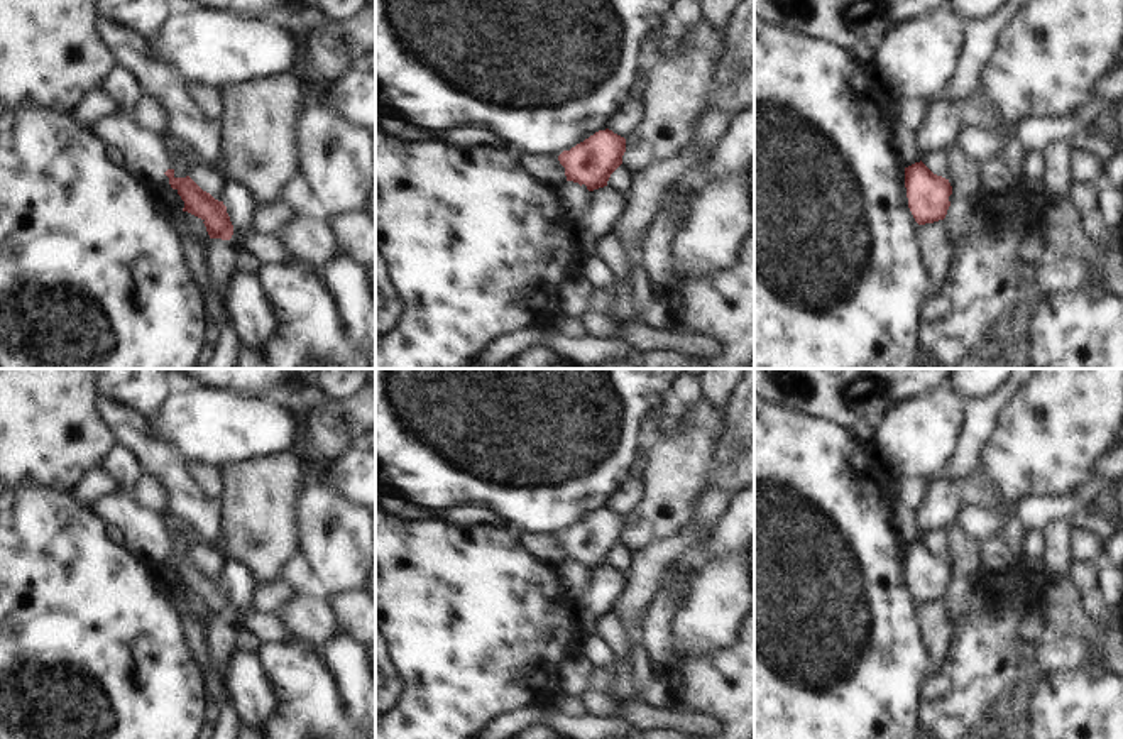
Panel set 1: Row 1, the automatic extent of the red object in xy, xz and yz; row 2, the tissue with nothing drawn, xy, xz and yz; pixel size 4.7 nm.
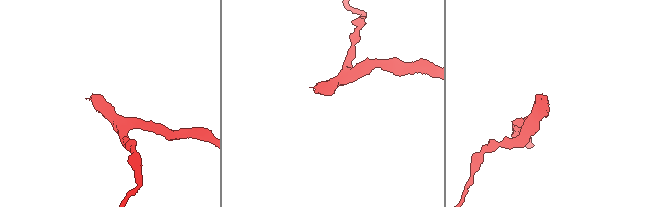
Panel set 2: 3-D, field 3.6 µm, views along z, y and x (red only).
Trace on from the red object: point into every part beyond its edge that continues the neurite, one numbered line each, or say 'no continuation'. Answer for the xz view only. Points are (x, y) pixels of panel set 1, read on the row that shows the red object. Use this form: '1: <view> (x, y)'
no continuation

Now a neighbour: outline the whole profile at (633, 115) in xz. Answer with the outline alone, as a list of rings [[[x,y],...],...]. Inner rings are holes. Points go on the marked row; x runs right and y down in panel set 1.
[[[633,100],[617,117],[612,118],[609,130],[626,139],[641,127],[644,118],[646,118],[646,103]]]

